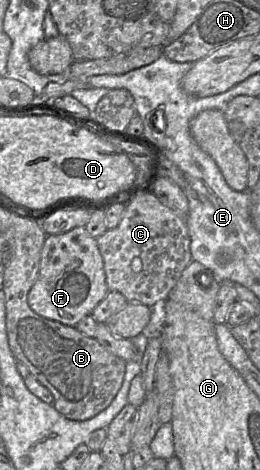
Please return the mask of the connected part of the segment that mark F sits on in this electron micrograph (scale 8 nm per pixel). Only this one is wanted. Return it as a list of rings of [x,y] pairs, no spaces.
[[[85,227],[46,236],[41,250],[38,278],[27,296],[28,305],[35,313],[75,327],[82,318],[91,315],[108,292],[104,262],[96,238],[91,237]]]

